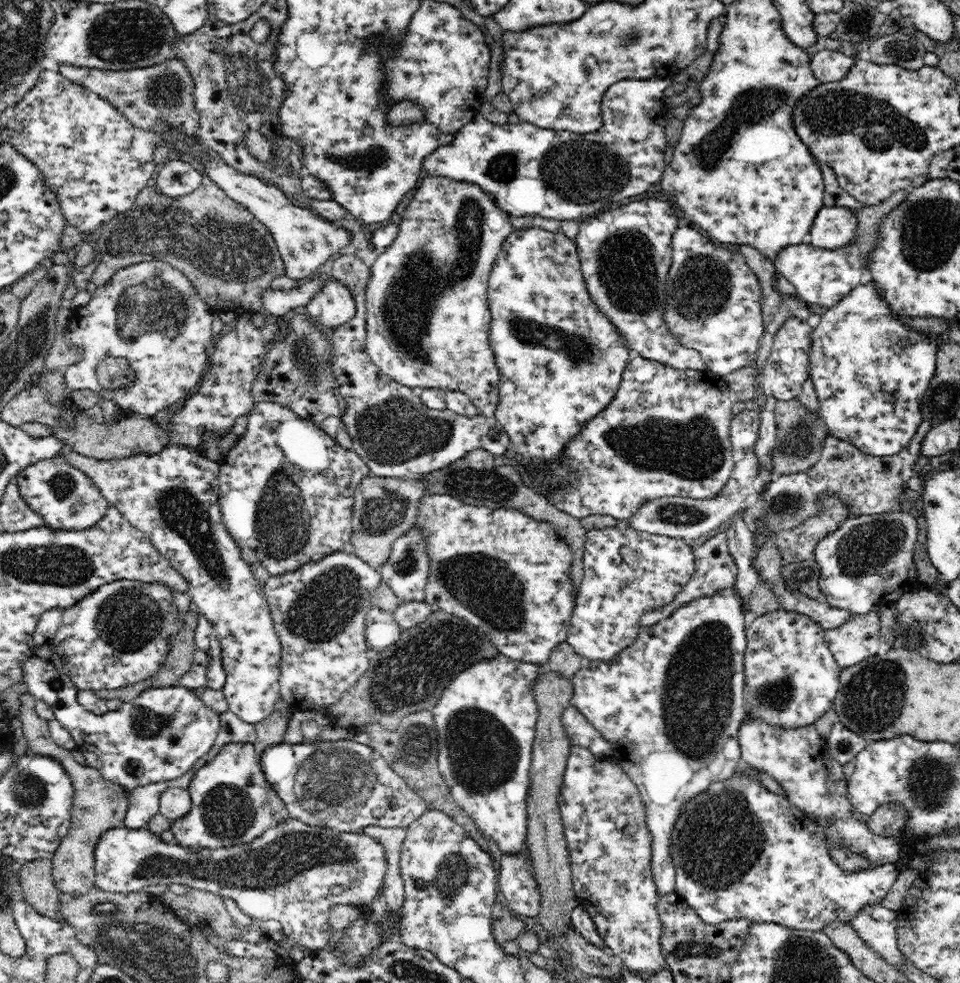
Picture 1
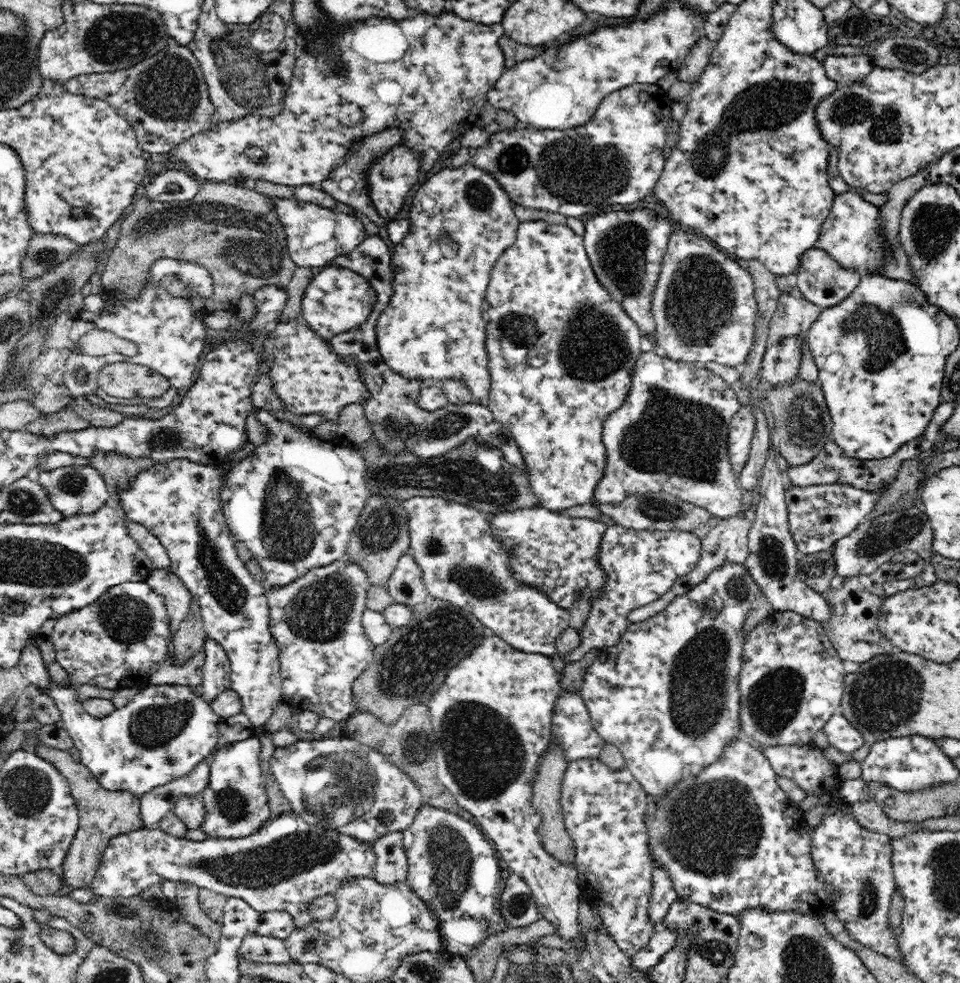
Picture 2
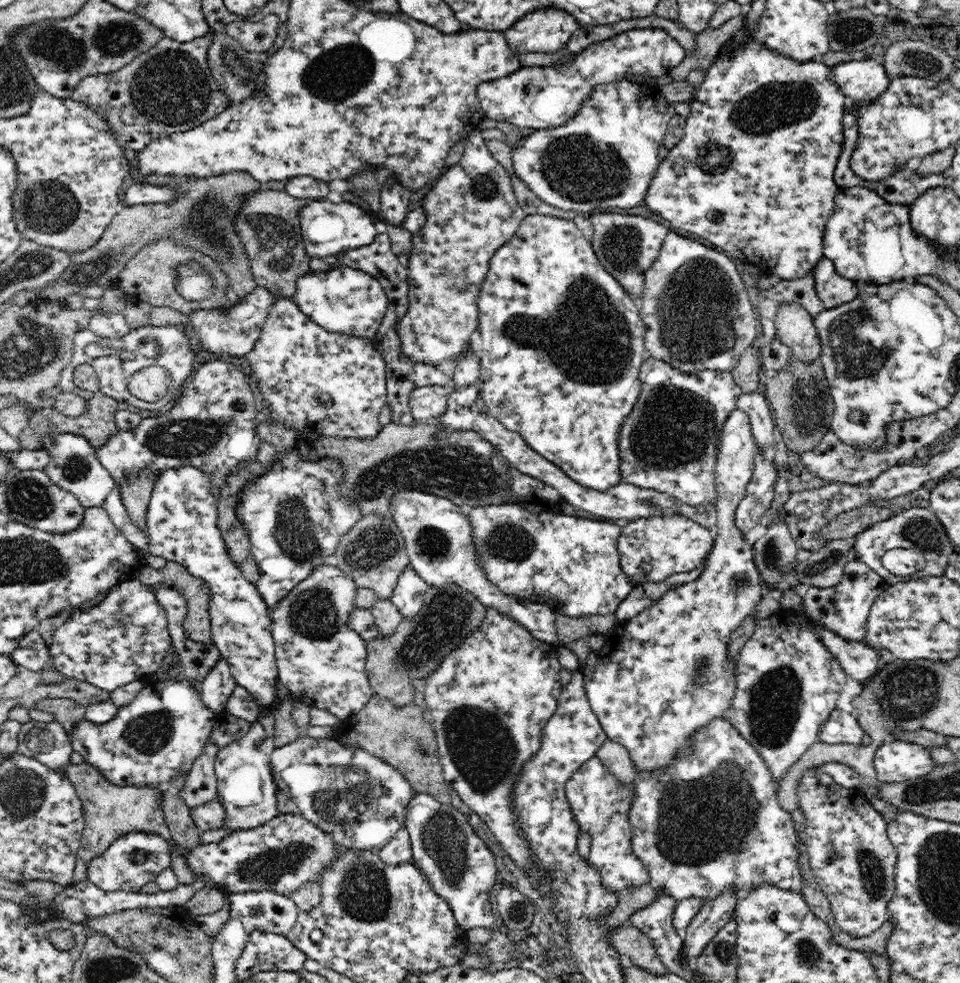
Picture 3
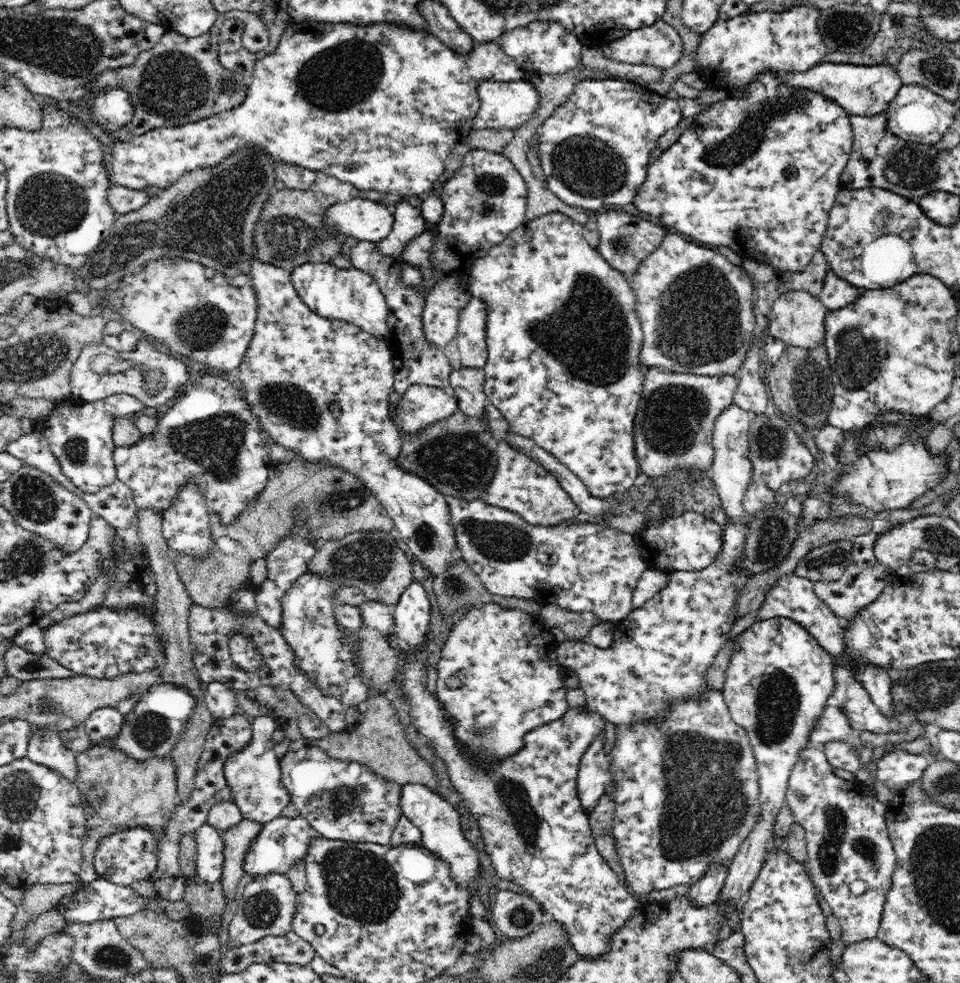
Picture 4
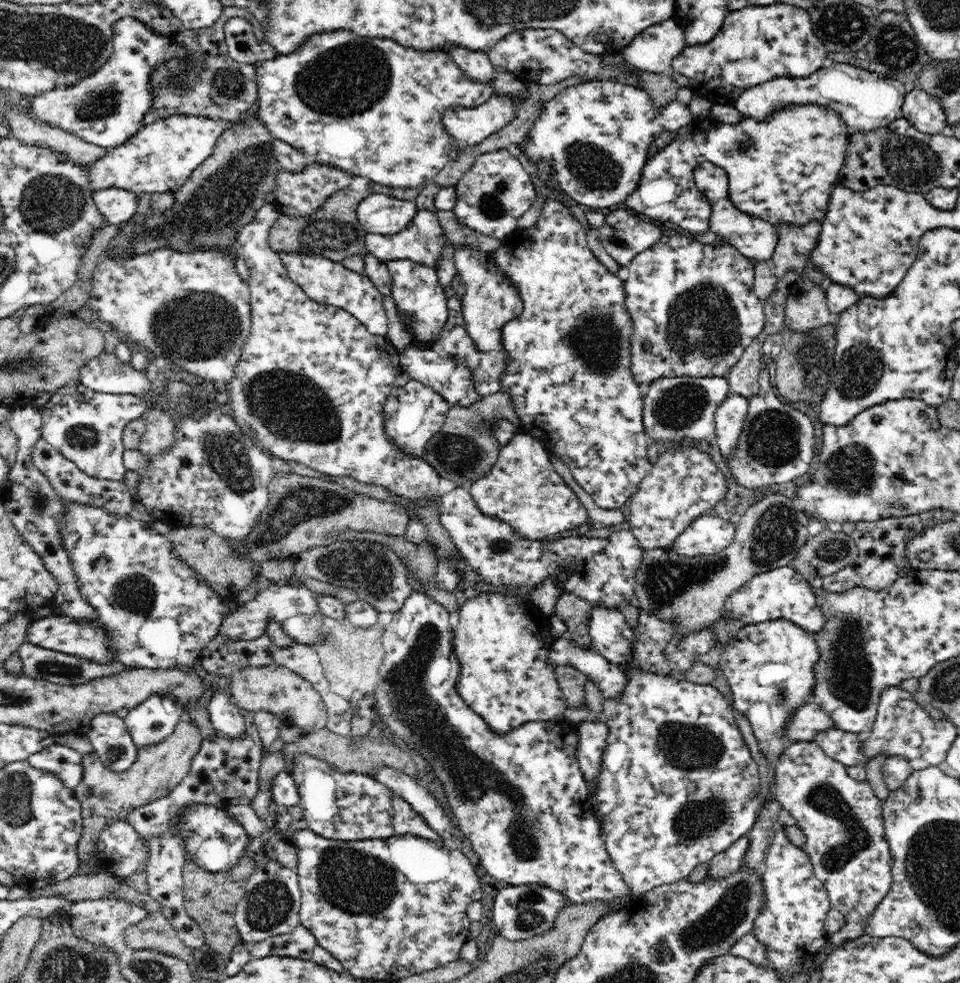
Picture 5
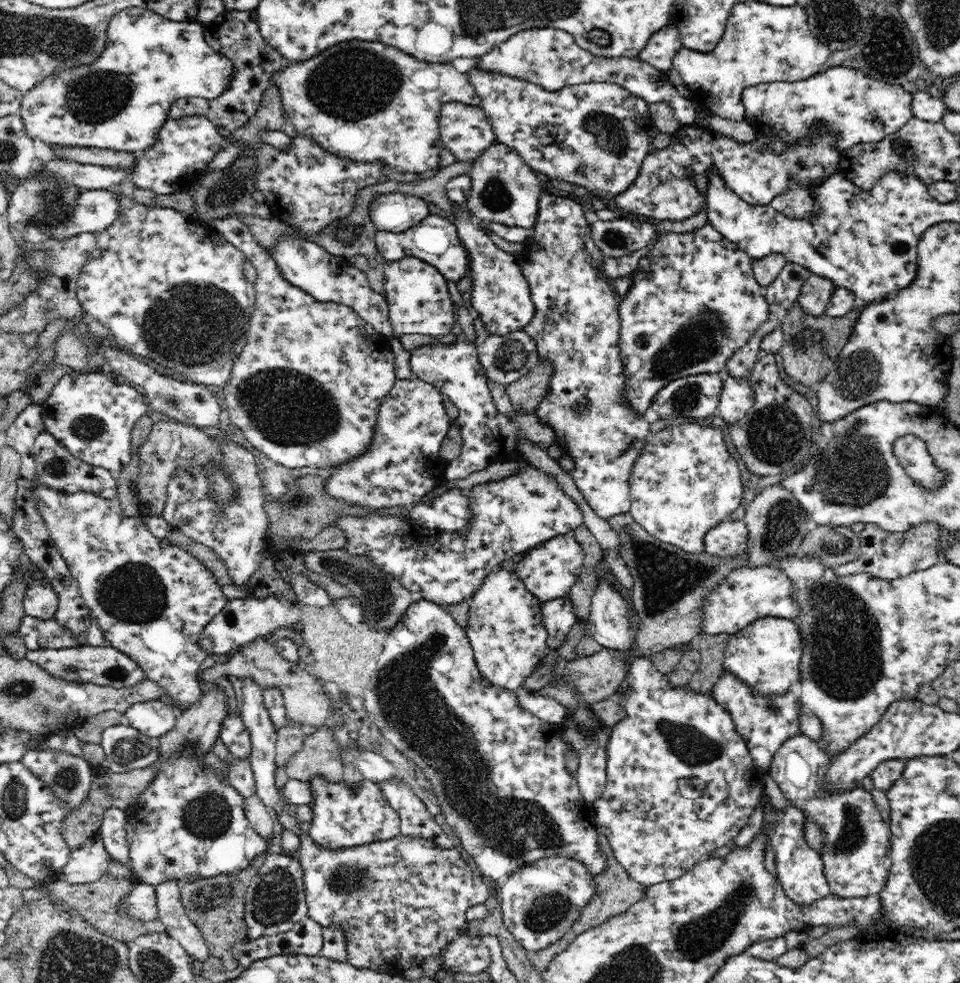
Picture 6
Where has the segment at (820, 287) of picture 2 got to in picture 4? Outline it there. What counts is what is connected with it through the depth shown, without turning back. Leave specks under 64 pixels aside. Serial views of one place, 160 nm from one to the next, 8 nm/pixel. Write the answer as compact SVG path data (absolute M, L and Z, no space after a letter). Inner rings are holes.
M830 270L827 273L819 299L828 311L844 308L859 297L860 289L854 287L853 284L848 283L846 280L833 275L833 272Z

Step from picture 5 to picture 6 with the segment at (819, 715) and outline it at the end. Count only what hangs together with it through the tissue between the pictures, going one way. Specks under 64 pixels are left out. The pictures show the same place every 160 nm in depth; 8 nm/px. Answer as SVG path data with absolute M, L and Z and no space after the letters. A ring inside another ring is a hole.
M724 670L713 685L710 696L728 711L736 730L748 745L749 754L756 766L764 771L768 770L781 744L790 736L800 733L800 715L797 712L804 706L792 692L758 693L742 677Z

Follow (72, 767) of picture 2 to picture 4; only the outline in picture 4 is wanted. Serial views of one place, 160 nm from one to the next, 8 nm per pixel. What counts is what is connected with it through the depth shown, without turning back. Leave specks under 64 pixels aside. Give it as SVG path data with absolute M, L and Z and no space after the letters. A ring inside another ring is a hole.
M94 744L76 755L78 776L73 783L79 788L87 820L79 880L89 883L100 878L93 857L101 837L130 827L149 827L162 834L162 828L178 803L179 766L172 753L140 761L101 744Z

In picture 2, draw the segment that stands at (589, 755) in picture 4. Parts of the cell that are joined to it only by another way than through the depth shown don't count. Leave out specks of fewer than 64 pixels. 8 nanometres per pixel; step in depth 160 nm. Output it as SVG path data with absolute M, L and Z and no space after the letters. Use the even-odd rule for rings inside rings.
M580 759L569 763L561 784L560 804L565 829L575 846L573 864L579 871L578 883L585 902L594 907L603 922L603 928L622 952L632 955L650 942L656 927L648 918L652 894L652 875L655 870L648 848L648 831L644 818L649 810L650 796L643 786L624 768L614 770L599 759Z

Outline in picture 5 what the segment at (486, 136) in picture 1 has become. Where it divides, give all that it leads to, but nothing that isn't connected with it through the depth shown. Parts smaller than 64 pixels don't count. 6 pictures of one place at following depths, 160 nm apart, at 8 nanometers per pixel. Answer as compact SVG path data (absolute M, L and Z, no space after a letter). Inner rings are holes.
M588 81L541 102L522 155L528 155L534 164L546 160L560 190L578 204L607 211L612 204L625 202L640 186L648 148L655 137L664 130L680 130L691 119L689 107L676 100L658 110L644 88Z

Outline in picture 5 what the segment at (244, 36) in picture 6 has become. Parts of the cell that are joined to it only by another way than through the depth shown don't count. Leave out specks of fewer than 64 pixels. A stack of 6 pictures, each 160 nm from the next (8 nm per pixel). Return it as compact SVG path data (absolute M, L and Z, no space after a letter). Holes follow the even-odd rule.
M226 6L222 16L210 28L184 30L174 34L174 45L185 48L189 57L172 57L150 74L149 85L153 92L153 103L146 112L146 124L176 114L236 122L242 113L252 108L257 99L256 65L241 66L228 56L224 23L230 18L244 18L251 24L258 44L266 43L262 24L247 9L238 6ZM193 63L198 63L200 68L193 66Z

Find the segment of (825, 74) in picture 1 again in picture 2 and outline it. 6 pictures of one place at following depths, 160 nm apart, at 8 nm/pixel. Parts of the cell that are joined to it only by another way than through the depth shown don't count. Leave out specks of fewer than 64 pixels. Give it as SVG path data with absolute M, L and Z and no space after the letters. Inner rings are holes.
M868 53L855 56L828 55L823 58L822 65L824 65L828 77L839 83L840 86L867 78L875 68L872 57Z

